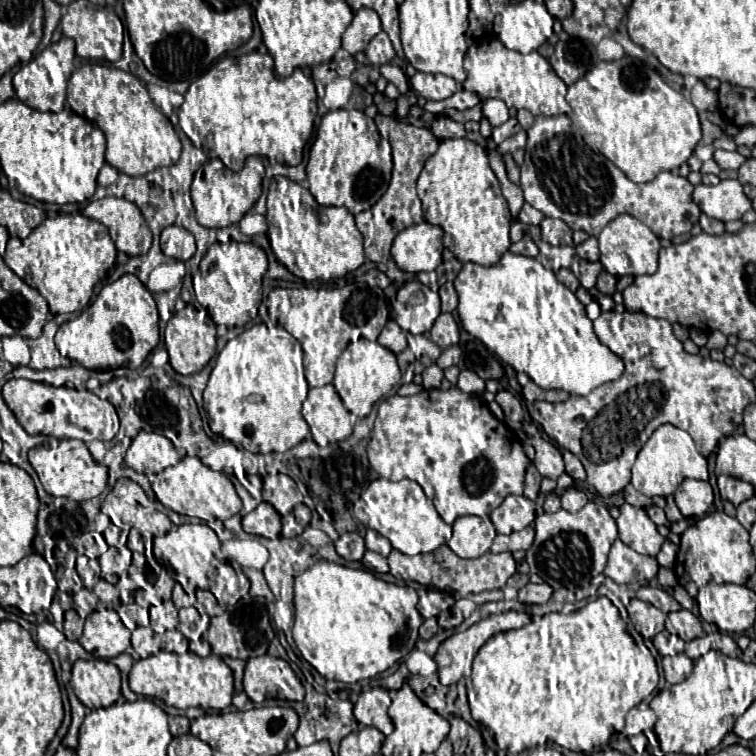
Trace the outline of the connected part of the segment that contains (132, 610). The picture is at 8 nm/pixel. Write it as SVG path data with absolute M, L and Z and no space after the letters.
M133 601L133 603L123 604L121 602L119 609L115 609L116 612L118 613L121 621L131 632L131 645L132 645L132 631L134 631L134 629L136 629L136 627L150 627L150 629L152 629L152 627L150 626L150 613L149 613L150 604L149 604L149 602L144 602L143 604L136 604Z

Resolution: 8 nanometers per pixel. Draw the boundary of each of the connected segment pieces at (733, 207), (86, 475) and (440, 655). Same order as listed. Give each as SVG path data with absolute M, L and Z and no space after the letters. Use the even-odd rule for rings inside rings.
M724 179L718 185L700 183L694 187L692 201L708 217L724 223L740 219L752 207L752 201L744 195L738 179Z
M64 439L56 449L36 447L28 453L30 465L40 477L40 483L44 485L46 493L52 497L66 497L74 501L86 501L98 497L108 483L108 469L102 463L94 463L88 447L84 441L76 439Z
M506 611L506 613L498 613L498 615L488 615L486 619L474 623L470 629L462 631L462 633L454 633L452 637L448 637L446 641L442 641L442 645L438 647L434 659L438 663L438 677L442 685L454 685L458 683L464 673L468 673L474 655L478 653L478 649L494 635L500 631L510 631L510 629L520 629L524 625L530 623L530 615L528 613L518 613L518 611Z

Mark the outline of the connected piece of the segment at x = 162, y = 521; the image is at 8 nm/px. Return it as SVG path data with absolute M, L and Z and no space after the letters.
M118 479L118 481L116 481L116 485L114 485L114 487L112 487L112 491L110 491L110 493L108 493L108 495L106 495L104 501L102 501L102 504L101 504L101 507L100 507L101 512L108 515L108 517L110 517L111 523L113 525L117 526L119 528L119 531L121 532L120 533L120 538L118 540L118 545L116 546L116 548L119 548L123 545L126 545L127 538L128 538L128 533L134 527L136 527L136 529L140 532L140 534L143 538L143 542L145 542L148 539L153 540L153 549L154 549L154 539L156 537L162 537L162 536L166 535L166 533L168 533L168 531L170 531L170 529L172 529L173 523L170 521L170 519L168 518L167 515L165 515L162 512L160 513L160 511L156 511L155 501L148 501L148 495L146 496L146 493L144 491L142 491L142 487L144 487L144 485L140 485L140 483L136 484L136 483L134 483L134 481L130 481L130 479Z

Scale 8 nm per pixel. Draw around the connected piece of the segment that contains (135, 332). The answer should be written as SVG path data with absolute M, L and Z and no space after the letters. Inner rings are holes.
M122 275L118 281L108 283L96 297L92 305L88 305L78 317L68 323L62 323L56 333L56 347L62 357L78 361L82 367L90 371L108 371L118 367L138 369L148 353L158 345L159 314L152 293L142 285L136 275ZM122 325L132 333L132 347L126 351L118 351L112 339L112 331Z

